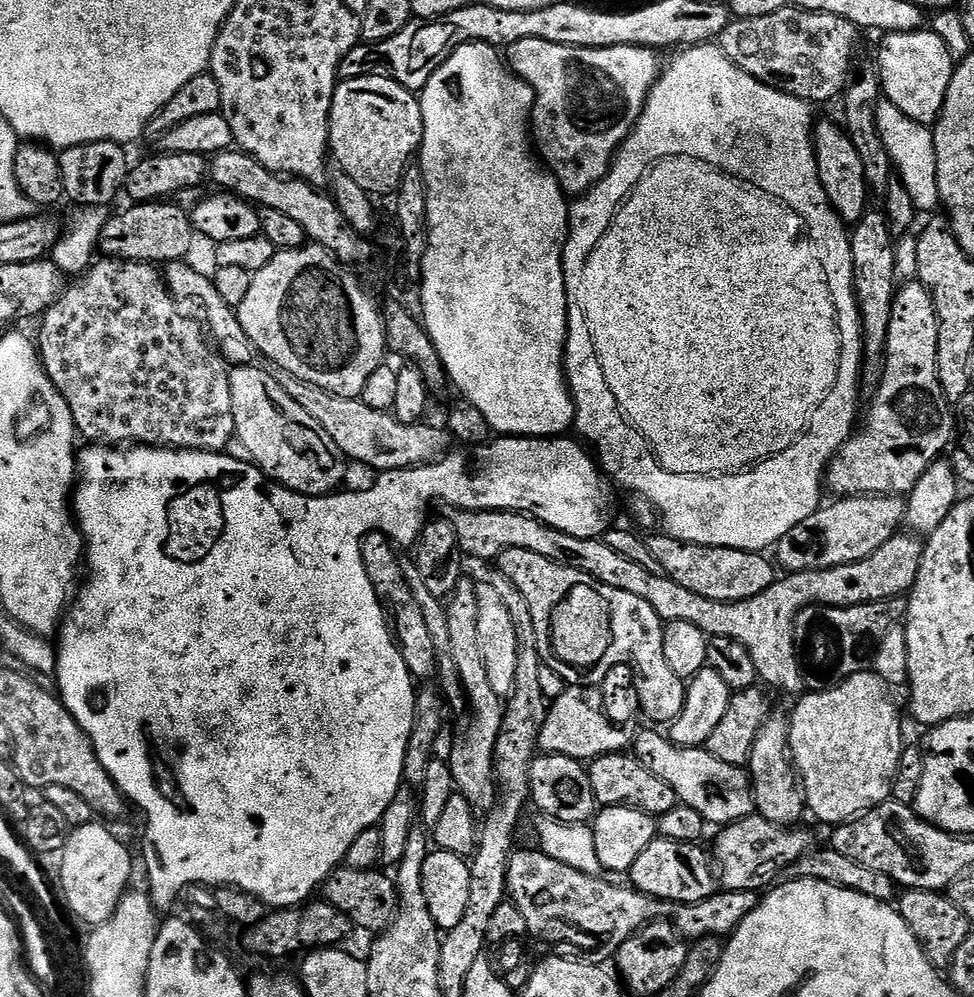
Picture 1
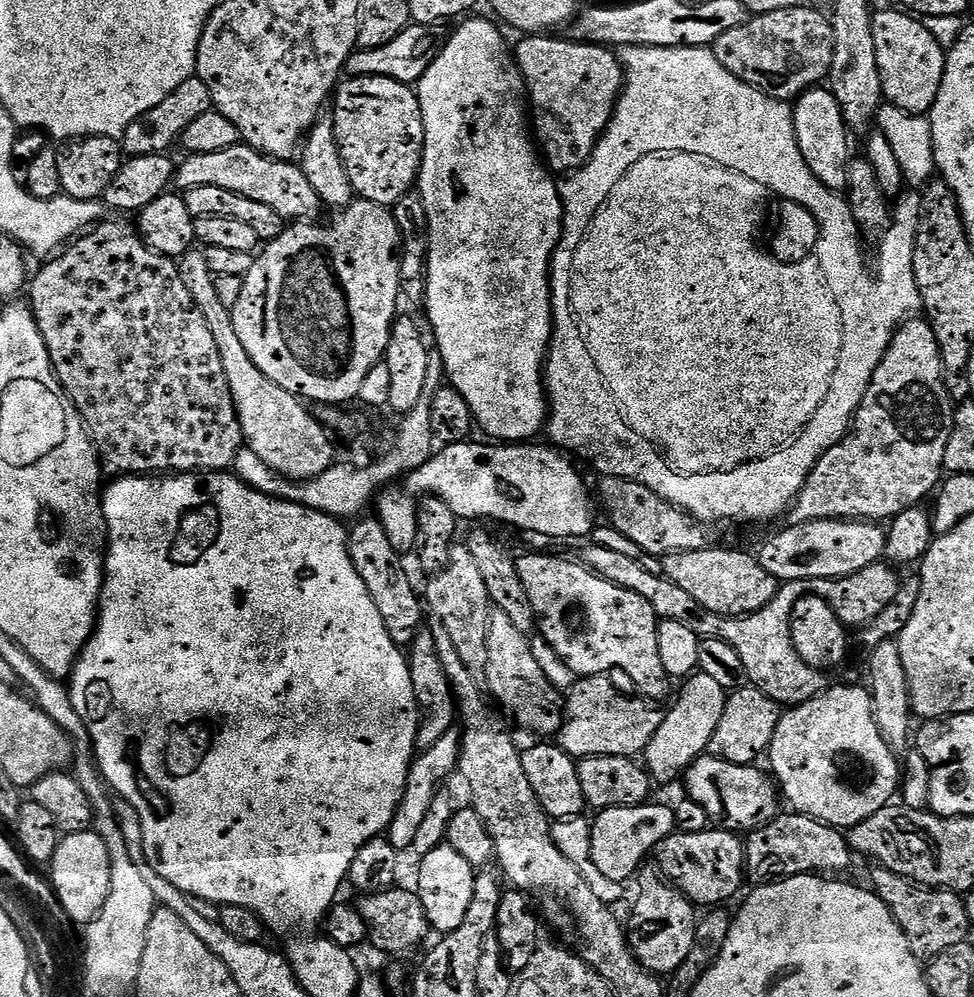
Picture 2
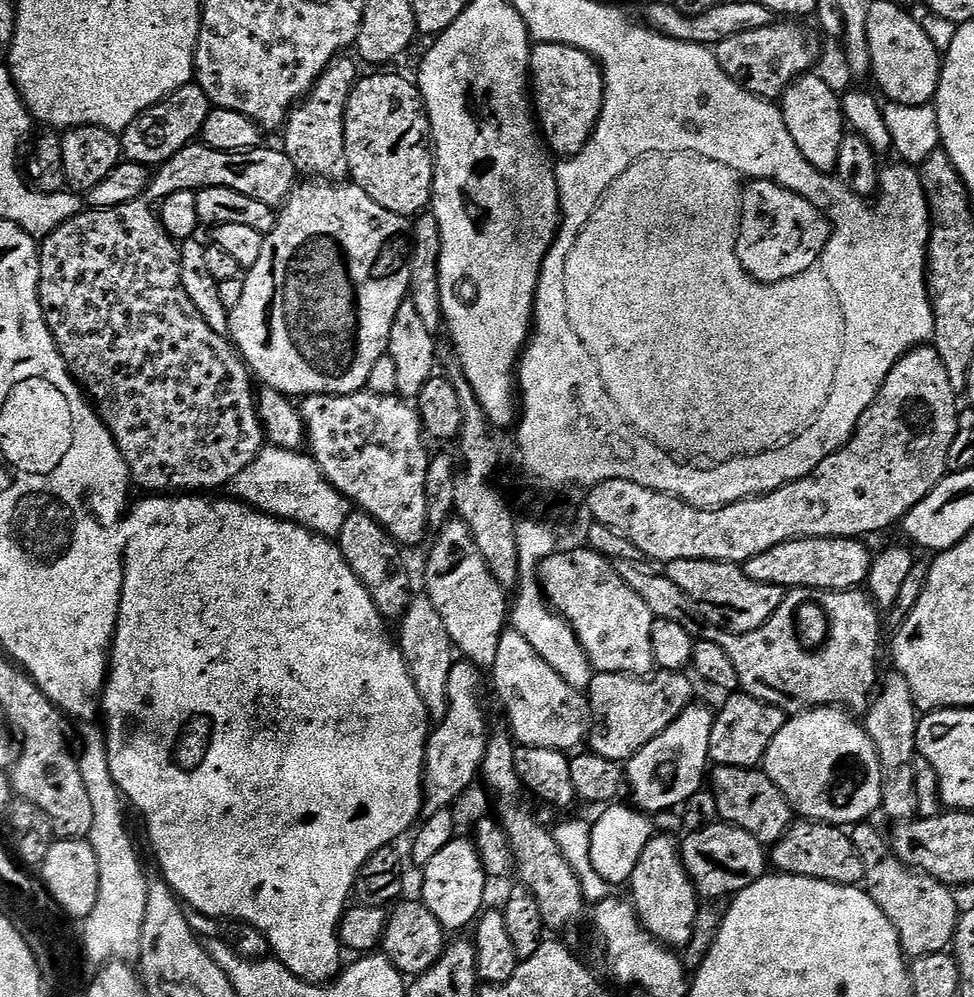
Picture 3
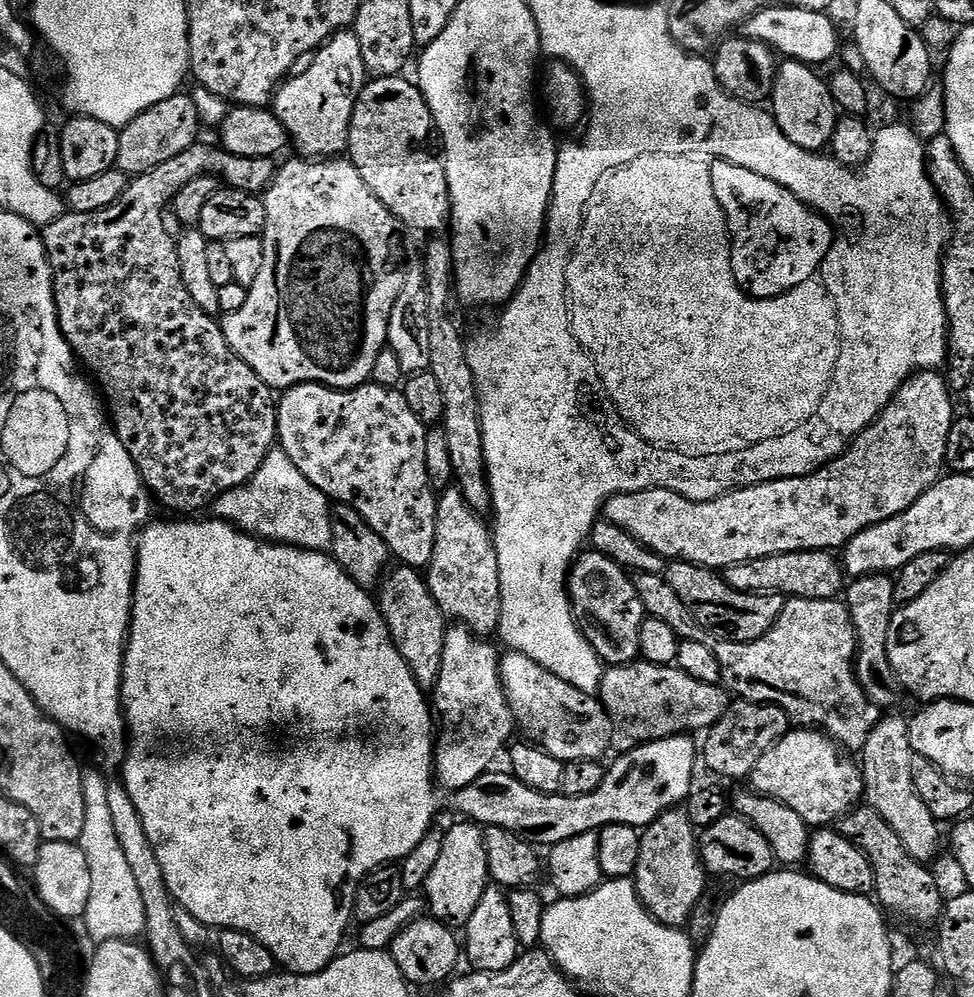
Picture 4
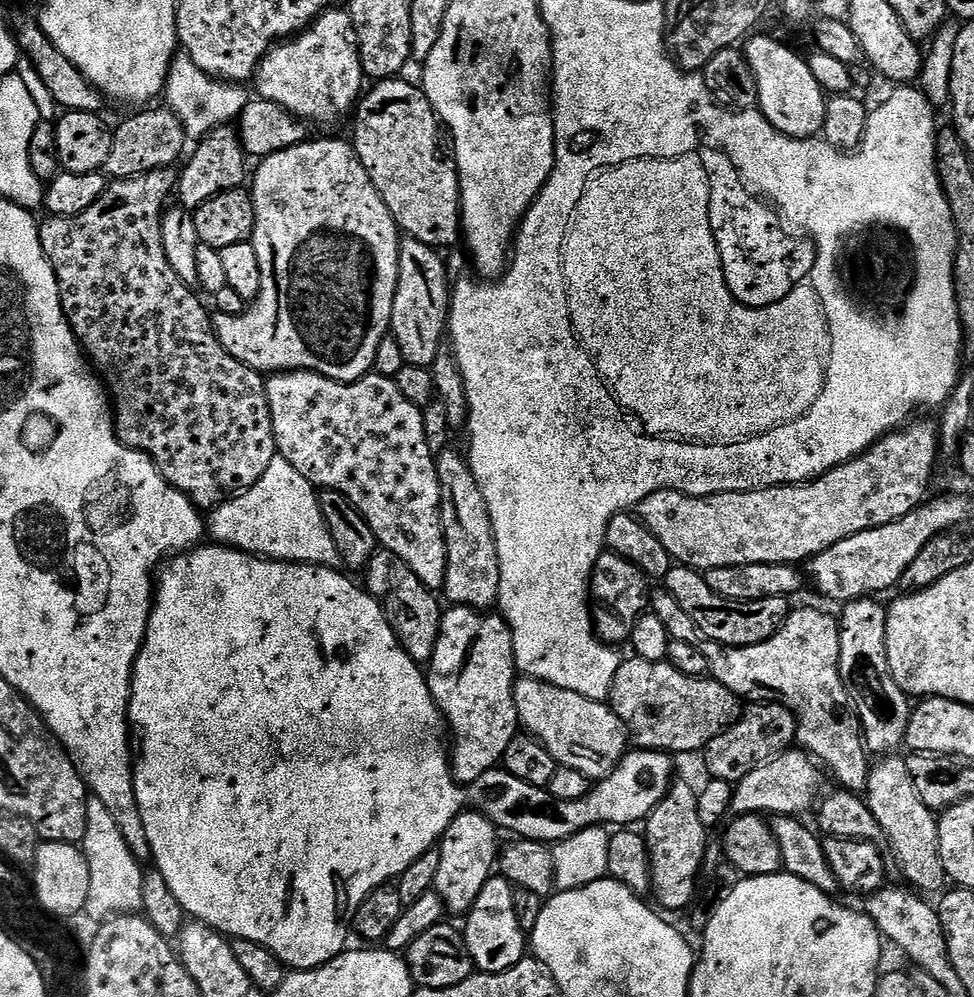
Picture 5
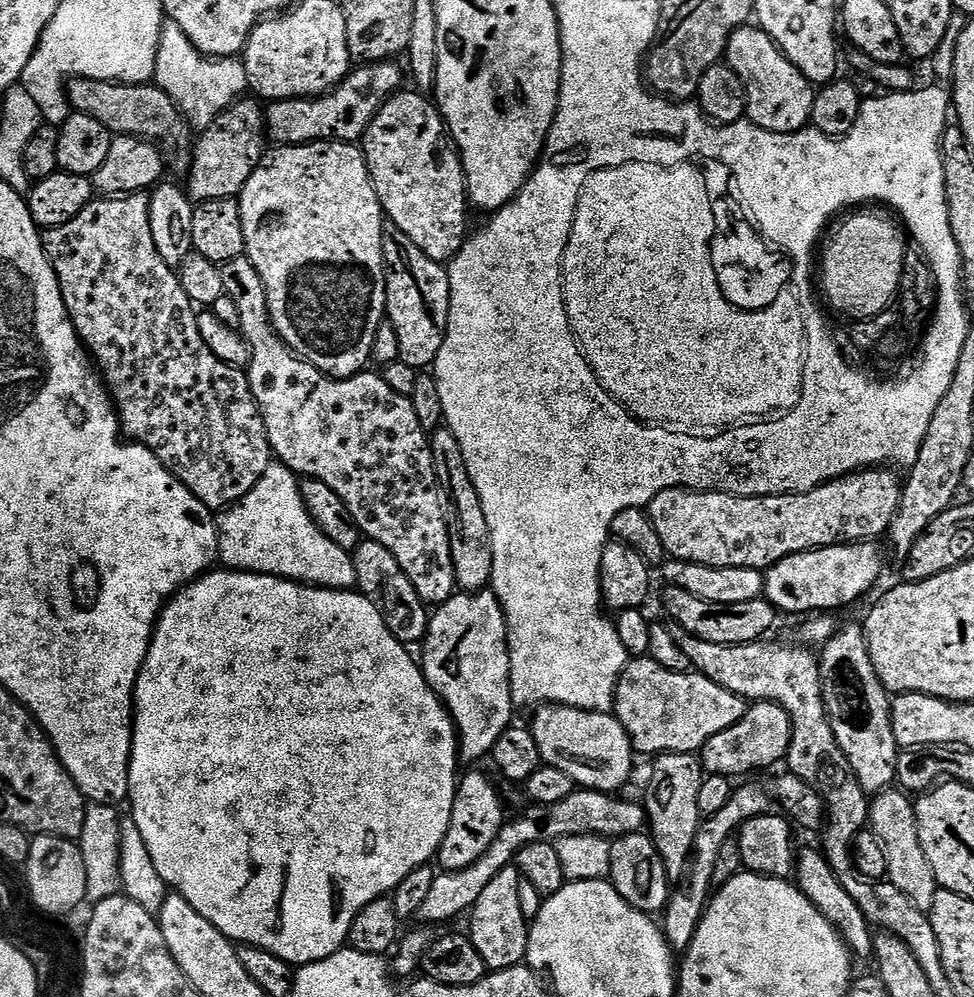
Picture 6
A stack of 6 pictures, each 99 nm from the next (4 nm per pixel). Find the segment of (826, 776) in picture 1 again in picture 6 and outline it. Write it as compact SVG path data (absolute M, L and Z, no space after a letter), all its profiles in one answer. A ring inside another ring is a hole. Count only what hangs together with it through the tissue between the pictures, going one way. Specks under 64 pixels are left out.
M744 784L740 788L739 785L733 791L730 802L726 802L726 806L718 810L718 814L707 817L701 823L698 834L694 838L693 854L686 879L677 887L681 888L669 898L668 909L664 912L664 920L662 919L662 931L673 953L687 952L698 934L700 920L704 917L704 909L708 907L710 893L713 891L712 879L716 876L716 867L720 864L724 843L731 836L733 839L739 833L741 826L750 818L769 815L768 800L770 804L770 792L767 787L759 788L756 784Z

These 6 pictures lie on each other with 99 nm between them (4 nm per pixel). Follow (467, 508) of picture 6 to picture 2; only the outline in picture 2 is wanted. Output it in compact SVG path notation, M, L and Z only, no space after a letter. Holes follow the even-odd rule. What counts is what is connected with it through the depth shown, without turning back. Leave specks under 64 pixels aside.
M467 546L453 547L450 562L429 580L432 581L428 584L426 604L431 615L440 620L442 626L446 626L451 640L454 641L454 650L458 650L466 670L470 670L470 678L487 681L490 649L486 646L486 638L490 634L490 618L494 605L486 590L486 581L482 579L482 573L474 562L474 554L470 554Z

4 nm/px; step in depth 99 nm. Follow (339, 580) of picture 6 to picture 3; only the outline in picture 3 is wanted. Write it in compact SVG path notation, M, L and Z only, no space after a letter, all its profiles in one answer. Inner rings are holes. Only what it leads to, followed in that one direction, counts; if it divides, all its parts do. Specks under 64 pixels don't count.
M265 446L260 456L232 480L230 491L241 504L257 512L280 520L293 520L329 538L339 537L342 526L346 526L346 518L354 510L350 501L324 479L311 455L290 448Z

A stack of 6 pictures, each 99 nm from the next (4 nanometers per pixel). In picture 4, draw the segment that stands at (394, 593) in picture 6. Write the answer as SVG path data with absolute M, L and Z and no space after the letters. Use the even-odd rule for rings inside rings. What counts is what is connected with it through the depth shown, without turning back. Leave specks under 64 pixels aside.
M393 567L380 581L378 603L382 618L390 630L390 638L394 646L398 646L398 654L402 654L406 666L410 666L421 688L435 689L438 674L442 670L442 646L446 642L450 624L438 602L434 602L434 594L430 594L427 579L417 569Z

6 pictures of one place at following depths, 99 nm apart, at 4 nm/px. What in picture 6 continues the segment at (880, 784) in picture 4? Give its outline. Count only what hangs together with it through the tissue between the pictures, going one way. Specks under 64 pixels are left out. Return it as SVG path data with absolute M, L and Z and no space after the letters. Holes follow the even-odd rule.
M896 786L875 793L870 800L870 828L886 846L887 883L898 886L898 890L902 890L918 907L931 909L938 885L934 870L926 858L926 850L922 850L913 797Z

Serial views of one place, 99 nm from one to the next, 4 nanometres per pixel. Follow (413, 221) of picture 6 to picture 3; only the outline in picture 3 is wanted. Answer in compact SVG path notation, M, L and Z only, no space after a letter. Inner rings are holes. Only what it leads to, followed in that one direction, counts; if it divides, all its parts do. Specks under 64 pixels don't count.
M384 70L381 76L357 79L346 106L344 133L346 134L346 162L351 183L357 184L378 206L386 206L399 216L415 218L425 211L432 202L432 170L434 152L428 126L428 113L424 110L424 100L419 87L404 76Z

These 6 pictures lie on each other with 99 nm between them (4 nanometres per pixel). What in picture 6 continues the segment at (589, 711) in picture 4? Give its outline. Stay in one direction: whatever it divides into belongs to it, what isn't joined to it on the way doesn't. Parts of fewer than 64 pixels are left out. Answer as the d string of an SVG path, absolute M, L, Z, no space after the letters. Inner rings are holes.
M541 704L530 721L540 759L547 767L562 770L584 790L619 793L632 776L632 739L612 712L588 712L566 704Z

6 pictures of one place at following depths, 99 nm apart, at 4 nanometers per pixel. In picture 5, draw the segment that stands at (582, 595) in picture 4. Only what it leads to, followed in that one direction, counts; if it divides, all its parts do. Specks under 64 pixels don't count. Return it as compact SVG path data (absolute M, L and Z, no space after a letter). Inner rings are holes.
M610 551L600 553L598 562L592 571L592 582L590 585L590 611L592 613L592 622L596 629L596 635L604 641L605 644L620 646L620 643L631 641L632 631L638 622L640 616L645 615L646 605L650 600L650 584L646 577L638 570L638 566L634 566L630 562L626 562L626 558L622 558L618 554Z

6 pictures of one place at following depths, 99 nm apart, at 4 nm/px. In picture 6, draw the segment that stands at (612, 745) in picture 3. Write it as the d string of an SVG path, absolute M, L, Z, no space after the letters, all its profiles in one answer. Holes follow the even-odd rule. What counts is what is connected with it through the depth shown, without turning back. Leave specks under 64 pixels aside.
M651 658L629 659L627 666L622 670L620 681L616 687L614 715L626 730L628 737L632 739L632 747L637 753L699 753L705 742L710 738L714 738L714 734L722 734L722 730L734 726L734 722L738 722L744 717L745 711L745 697L735 696L730 690L718 686L718 682L701 676L695 670L671 672Z

